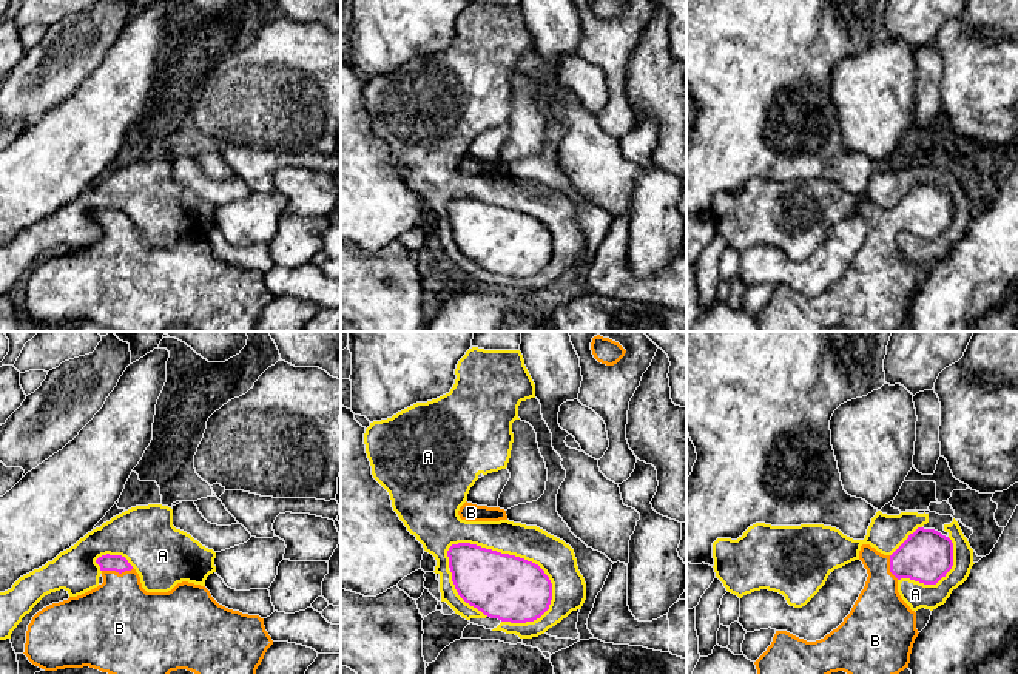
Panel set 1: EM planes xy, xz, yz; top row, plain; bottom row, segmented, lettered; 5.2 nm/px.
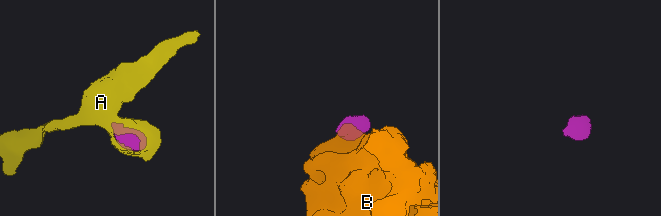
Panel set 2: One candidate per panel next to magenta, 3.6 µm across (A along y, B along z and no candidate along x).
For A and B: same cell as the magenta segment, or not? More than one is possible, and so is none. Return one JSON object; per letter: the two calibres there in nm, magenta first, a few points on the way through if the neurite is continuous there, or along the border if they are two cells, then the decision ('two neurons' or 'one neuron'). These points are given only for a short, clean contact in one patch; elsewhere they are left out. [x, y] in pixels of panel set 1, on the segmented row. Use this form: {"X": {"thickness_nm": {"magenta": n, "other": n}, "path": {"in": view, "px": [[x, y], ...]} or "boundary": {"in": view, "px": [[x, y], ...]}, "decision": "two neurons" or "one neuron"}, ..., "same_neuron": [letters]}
{"A": {"thickness_nm": {"magenta": 340, "other": 190}, "decision": "two neurons"}, "B": {"thickness_nm": {"magenta": 90, "other": 400}, "path": {"in": "xy", "px": [[117, 563], [117, 571], [119, 619]]}, "decision": "one neuron"}, "same_neuron": ["B"]}

